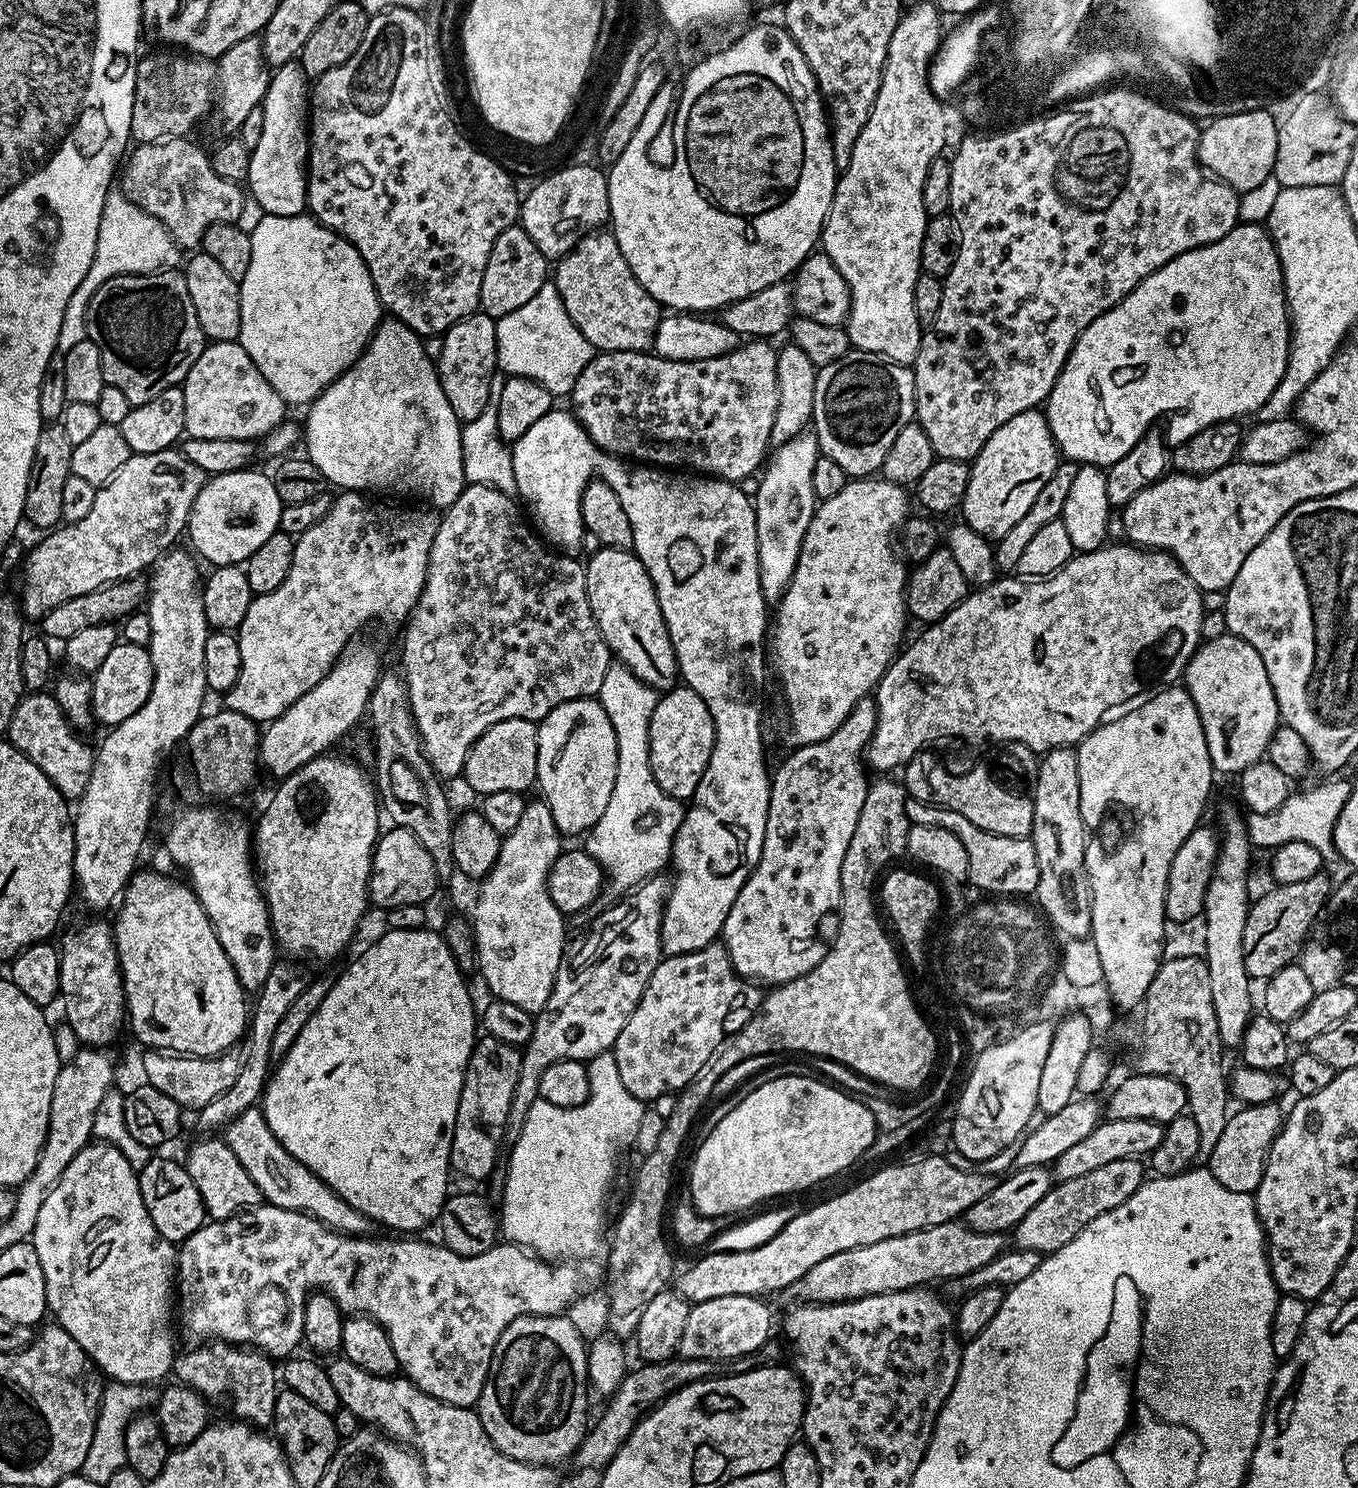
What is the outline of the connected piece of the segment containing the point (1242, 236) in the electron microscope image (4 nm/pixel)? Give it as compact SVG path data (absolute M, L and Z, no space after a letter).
M1237 223L1218 242L1210 242L1201 248L1190 250L1154 270L1145 280L1137 286L1126 298L1122 298L1120 304L1116 304L1110 310L1106 310L1074 342L1054 386L1050 390L1046 401L1046 415L1050 434L1054 438L1056 447L1063 459L1075 462L1077 465L1101 464L1107 466L1118 462L1118 458L1126 455L1142 438L1144 432L1153 427L1152 424L1159 416L1172 416L1166 427L1166 439L1169 445L1185 444L1191 436L1198 434L1198 430L1206 430L1206 426L1214 426L1223 420L1236 420L1240 416L1251 417L1274 394L1278 382L1282 382L1282 374L1286 374L1288 365L1288 342L1290 339L1290 321L1288 318L1288 303L1284 297L1284 275L1280 269L1280 259L1276 253L1276 247L1272 244L1272 238L1264 224Z

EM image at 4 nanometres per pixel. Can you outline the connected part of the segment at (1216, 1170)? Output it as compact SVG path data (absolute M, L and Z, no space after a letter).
M1273 1102L1240 1106L1237 1112L1235 1109L1229 1115L1226 1130L1222 1130L1218 1143L1206 1161L1206 1167L1214 1174L1214 1178L1218 1178L1218 1182L1222 1182L1222 1186L1226 1186L1226 1190L1255 1193L1258 1182L1262 1182L1268 1148L1279 1134L1286 1117L1278 1105Z

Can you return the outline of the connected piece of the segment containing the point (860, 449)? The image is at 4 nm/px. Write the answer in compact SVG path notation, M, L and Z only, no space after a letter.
M849 350L845 356L838 358L838 362L830 362L816 373L810 424L814 429L816 441L820 443L821 453L834 458L834 462L842 466L849 478L868 478L879 473L883 469L890 445L894 438L898 438L898 430L913 423L915 415L914 371L909 365L888 360L877 352Z

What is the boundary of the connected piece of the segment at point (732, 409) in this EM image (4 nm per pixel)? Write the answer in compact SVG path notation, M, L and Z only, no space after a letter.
M752 338L730 352L704 361L670 361L648 352L600 352L578 374L570 393L570 411L600 451L609 456L644 466L691 470L721 480L744 482L747 476L755 477L761 471L770 452L768 444L773 443L778 366L777 349L768 344L771 343L767 339Z

